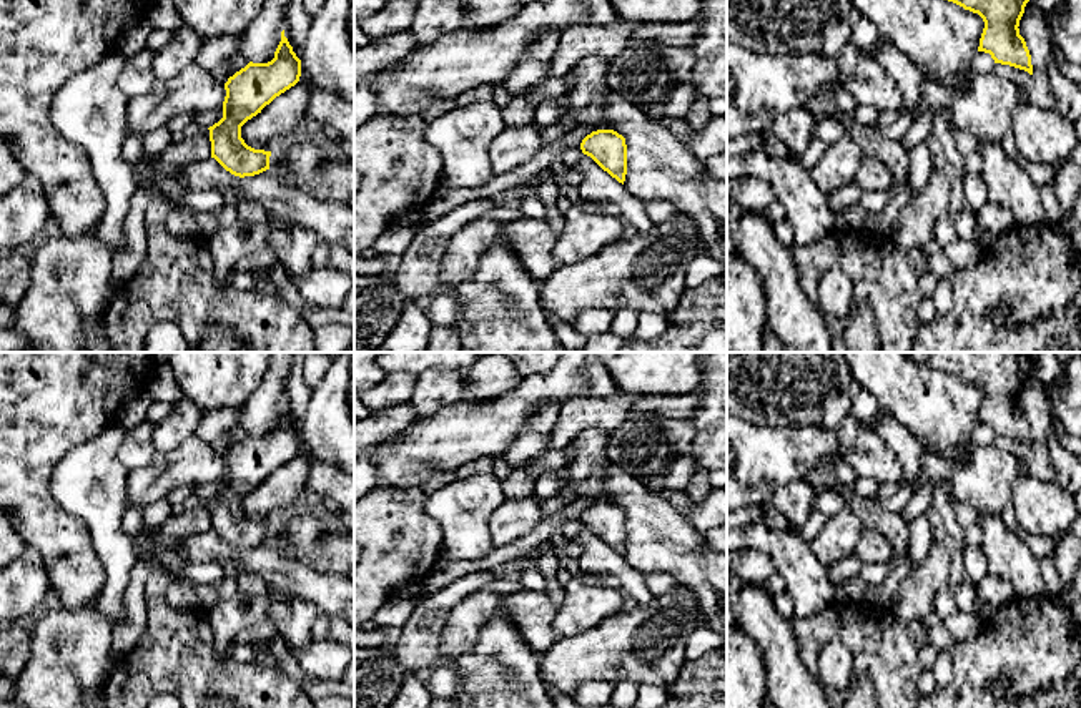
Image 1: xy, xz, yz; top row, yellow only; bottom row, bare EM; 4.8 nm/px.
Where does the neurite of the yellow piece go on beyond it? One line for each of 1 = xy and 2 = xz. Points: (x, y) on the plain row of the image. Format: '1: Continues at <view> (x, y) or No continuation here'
1: No continuation here
2: No continuation here

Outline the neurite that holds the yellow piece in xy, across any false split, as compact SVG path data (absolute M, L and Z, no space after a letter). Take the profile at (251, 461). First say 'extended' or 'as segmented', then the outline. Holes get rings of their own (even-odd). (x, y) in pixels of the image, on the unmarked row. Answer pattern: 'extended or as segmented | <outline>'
as segmented | M283 402L271 434L249 434L225 455L223 490L208 500L211 530L239 550L269 542L271 524L248 519L241 510L241 499L261 485L276 469L294 459L299 449L301 432Z

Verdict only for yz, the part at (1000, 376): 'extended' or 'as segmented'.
as segmented

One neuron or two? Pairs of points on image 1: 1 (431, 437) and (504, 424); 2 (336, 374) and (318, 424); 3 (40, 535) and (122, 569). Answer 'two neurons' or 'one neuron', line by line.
1: one neuron
2: one neuron
3: two neurons

